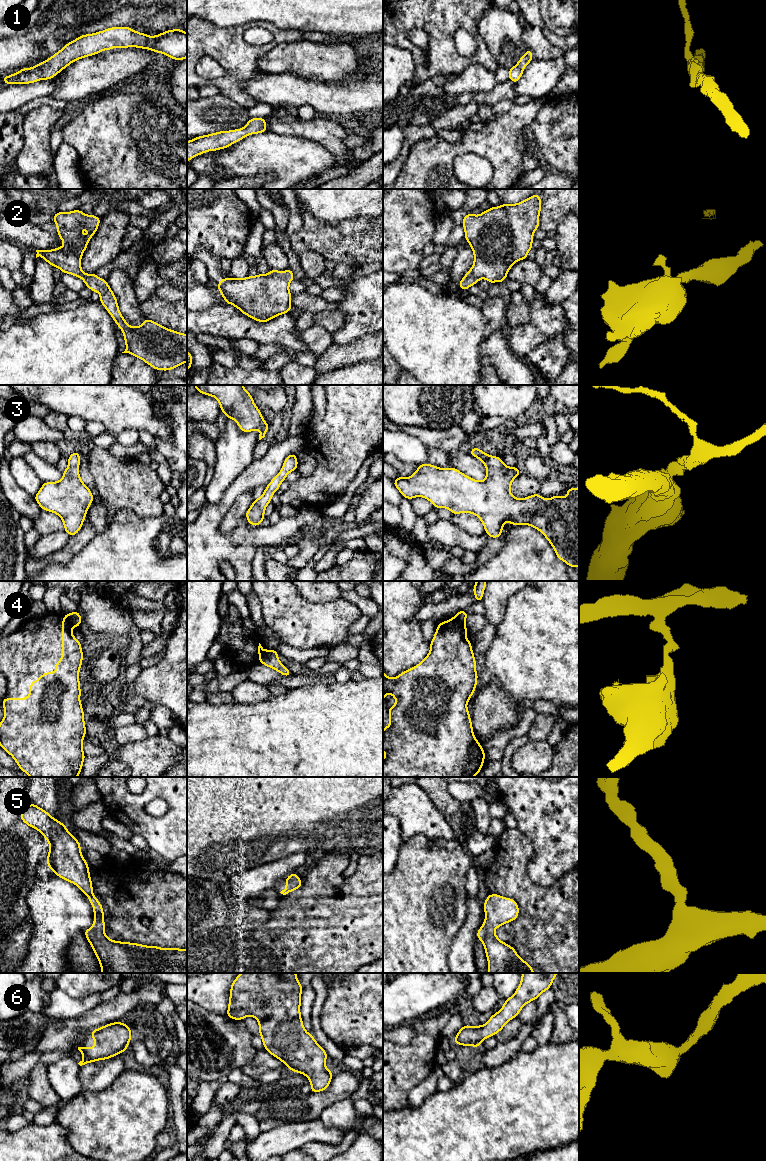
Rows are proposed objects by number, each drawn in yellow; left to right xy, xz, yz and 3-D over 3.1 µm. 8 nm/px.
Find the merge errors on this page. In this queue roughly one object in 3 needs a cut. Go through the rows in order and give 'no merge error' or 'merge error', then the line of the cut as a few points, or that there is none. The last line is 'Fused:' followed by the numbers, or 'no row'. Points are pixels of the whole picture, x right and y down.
1: no merge error | no cut
2: no merge error | no cut
3: no merge error | no cut
4: merge error | yz (454, 617), (464, 624)
5: no merge error | no cut
6: no merge error | no cut
Fused: 4

